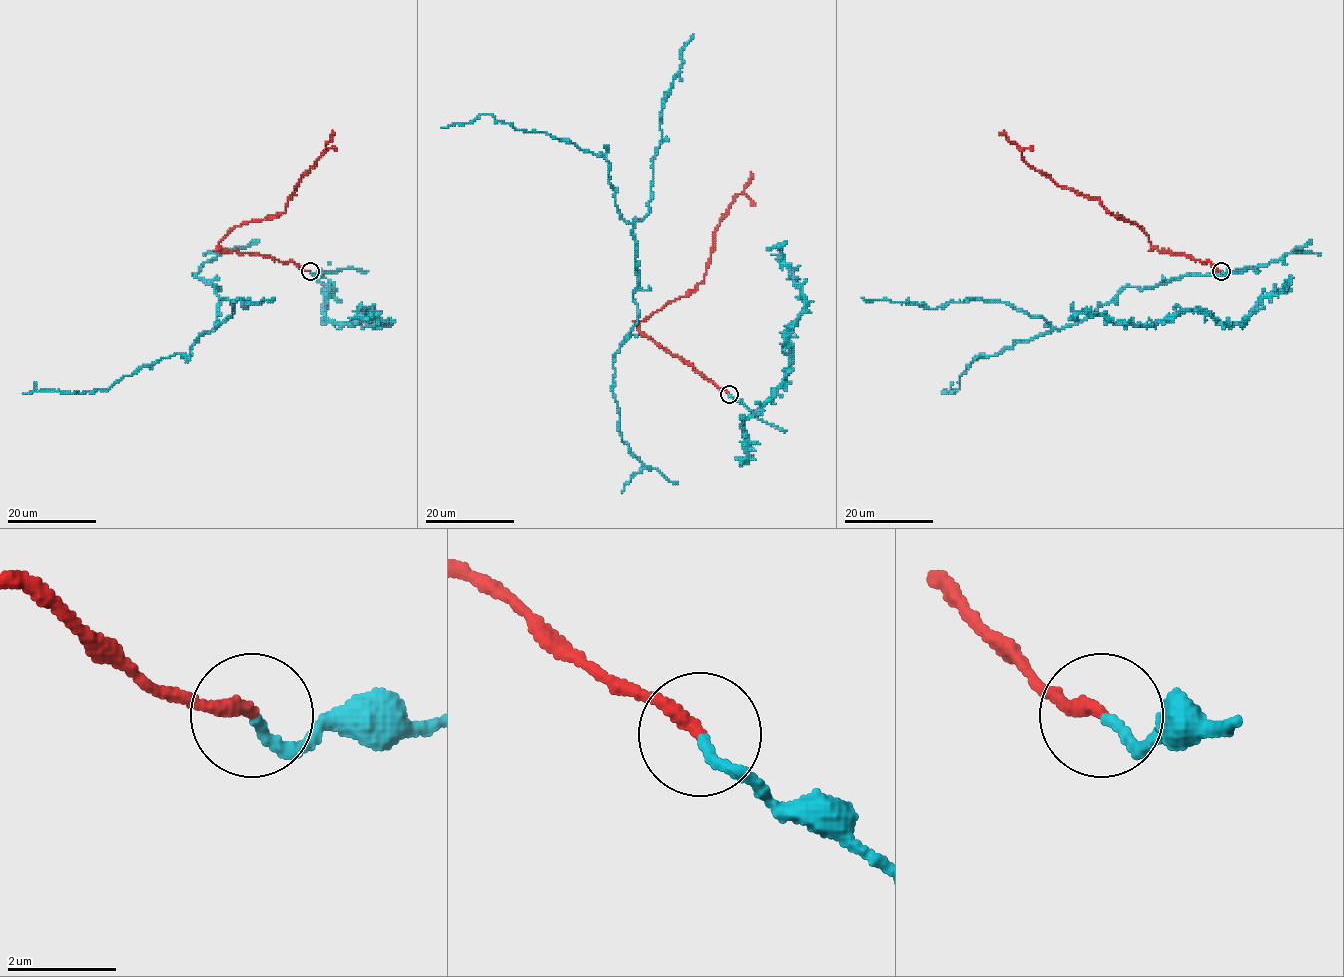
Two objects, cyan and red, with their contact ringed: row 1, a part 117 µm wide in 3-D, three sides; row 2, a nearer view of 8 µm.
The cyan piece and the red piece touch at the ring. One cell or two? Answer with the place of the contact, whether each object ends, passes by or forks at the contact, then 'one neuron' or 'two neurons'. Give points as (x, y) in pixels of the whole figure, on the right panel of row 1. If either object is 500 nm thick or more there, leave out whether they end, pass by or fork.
at (1221, 271); cyan ends there; red ends there; one neuron

